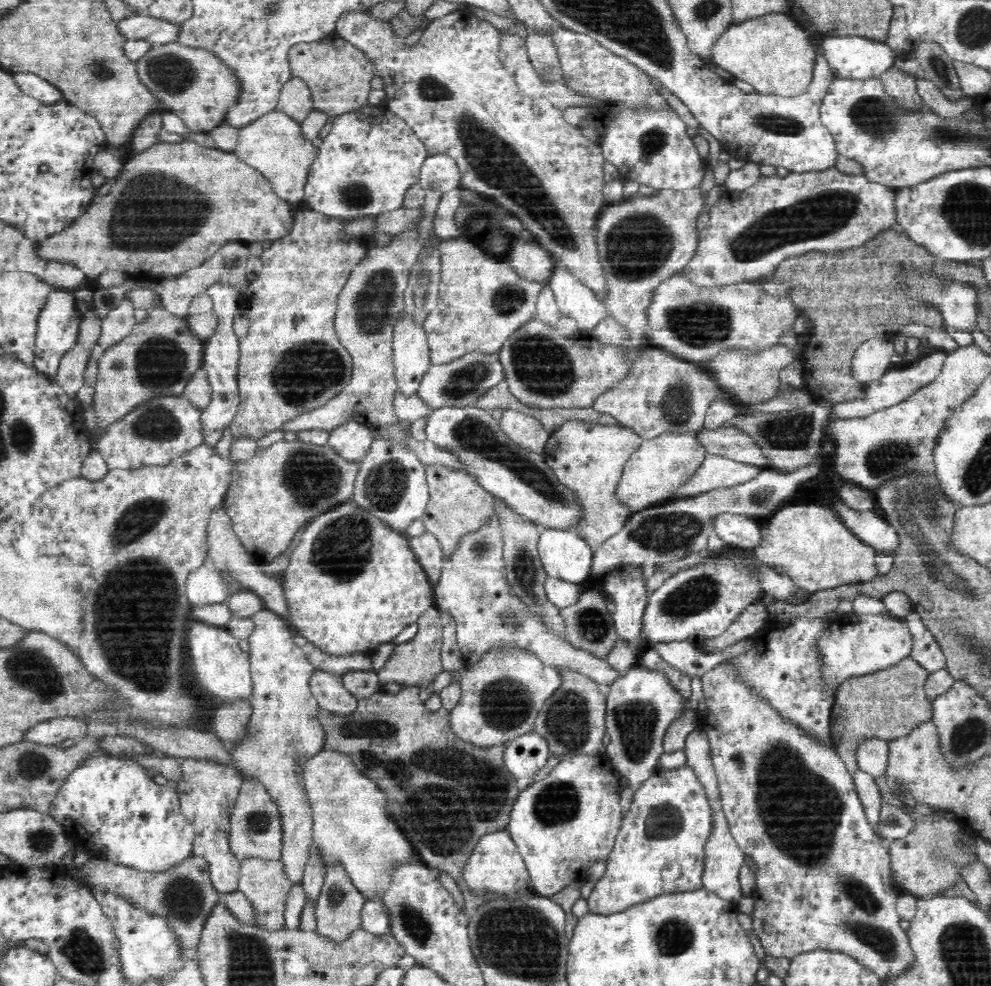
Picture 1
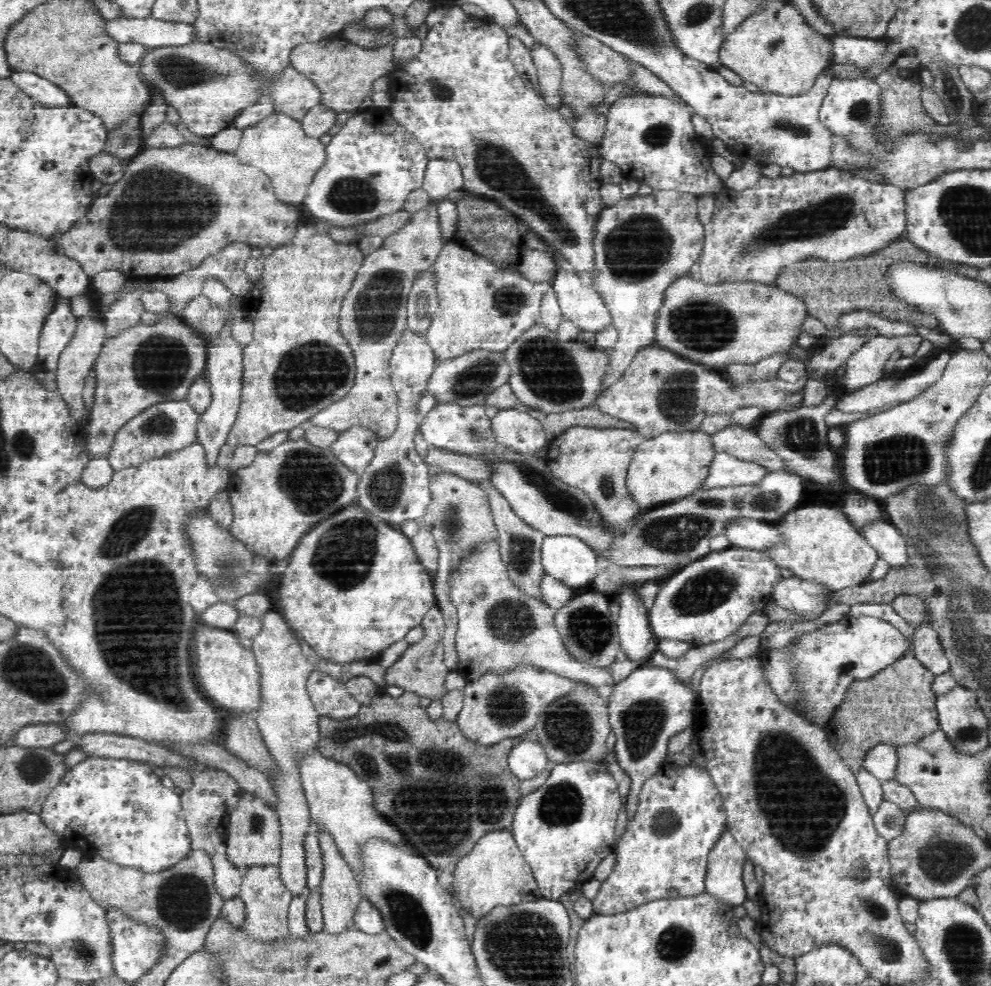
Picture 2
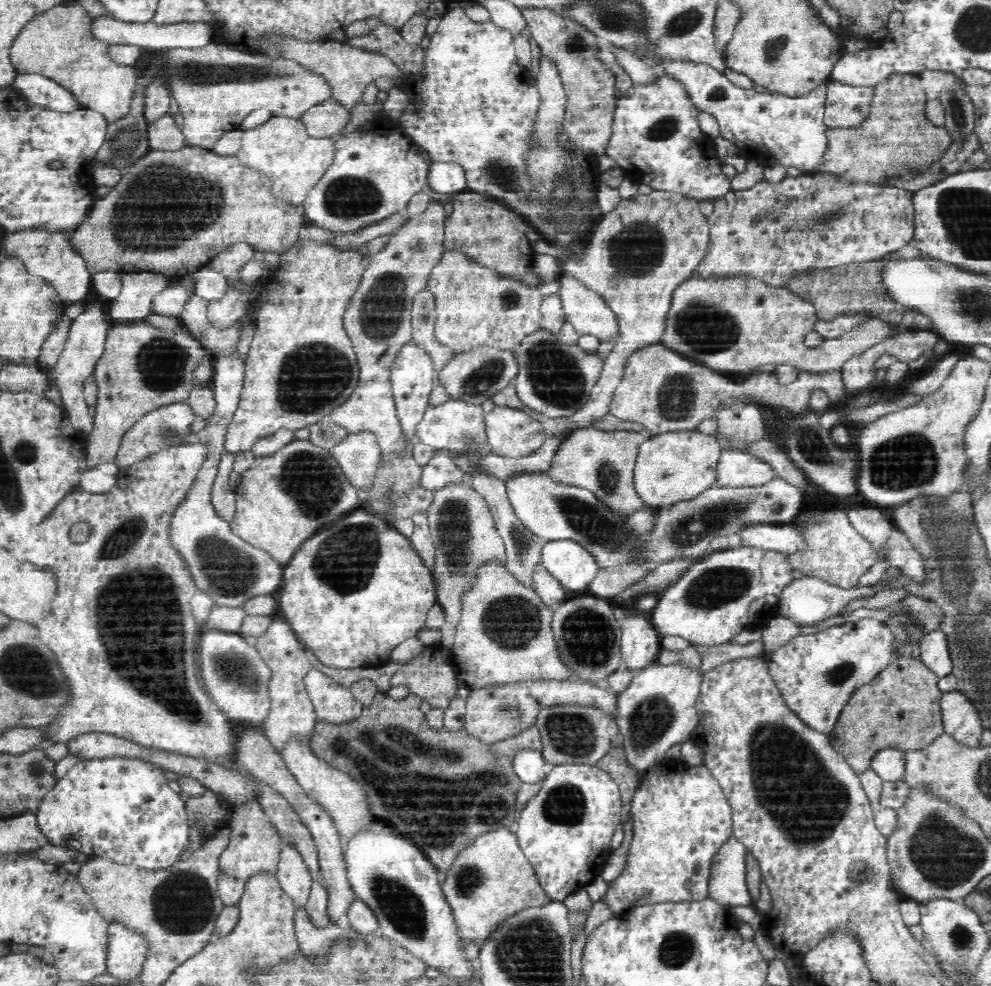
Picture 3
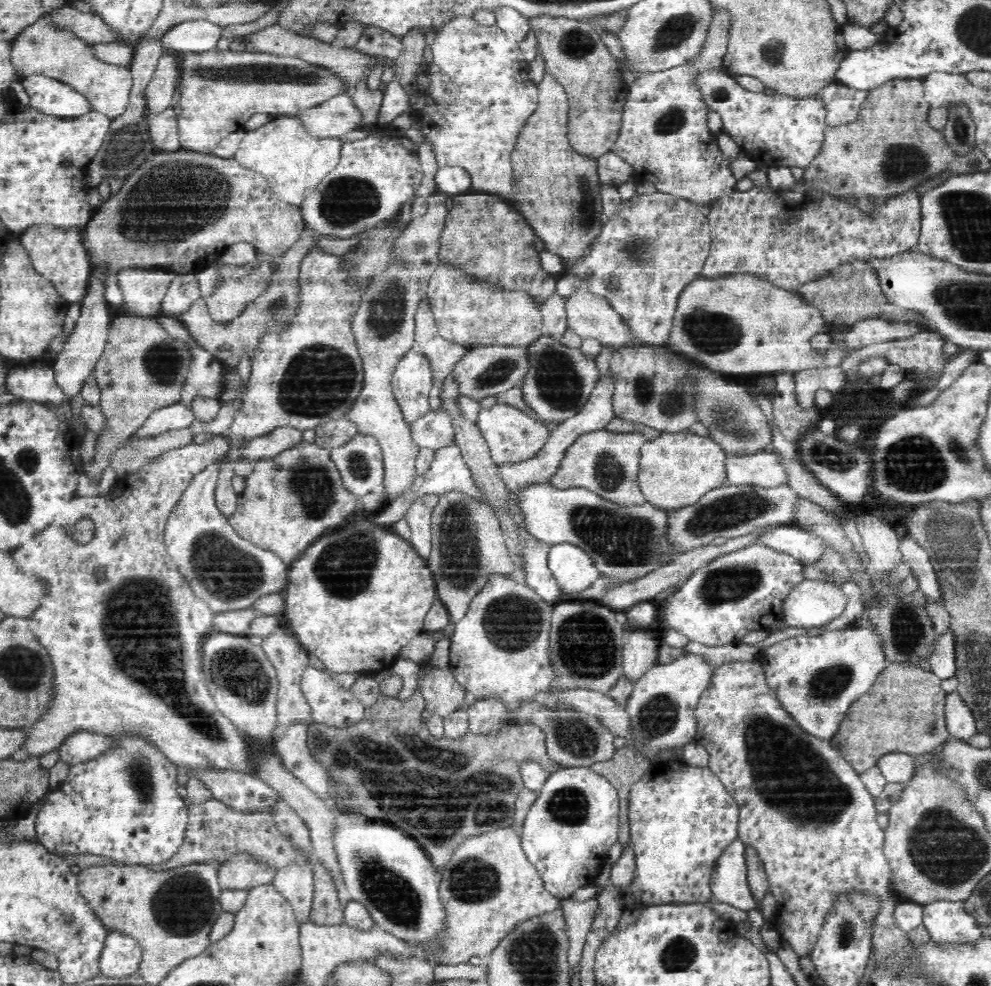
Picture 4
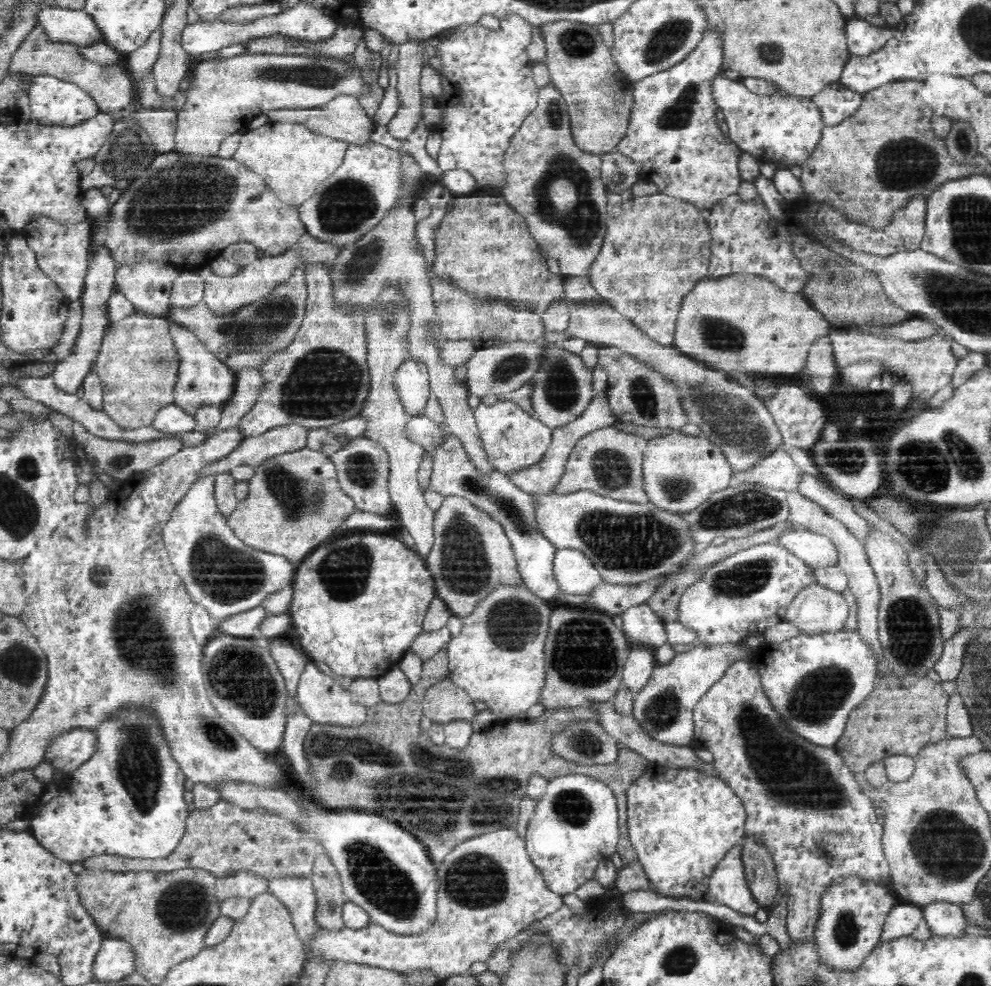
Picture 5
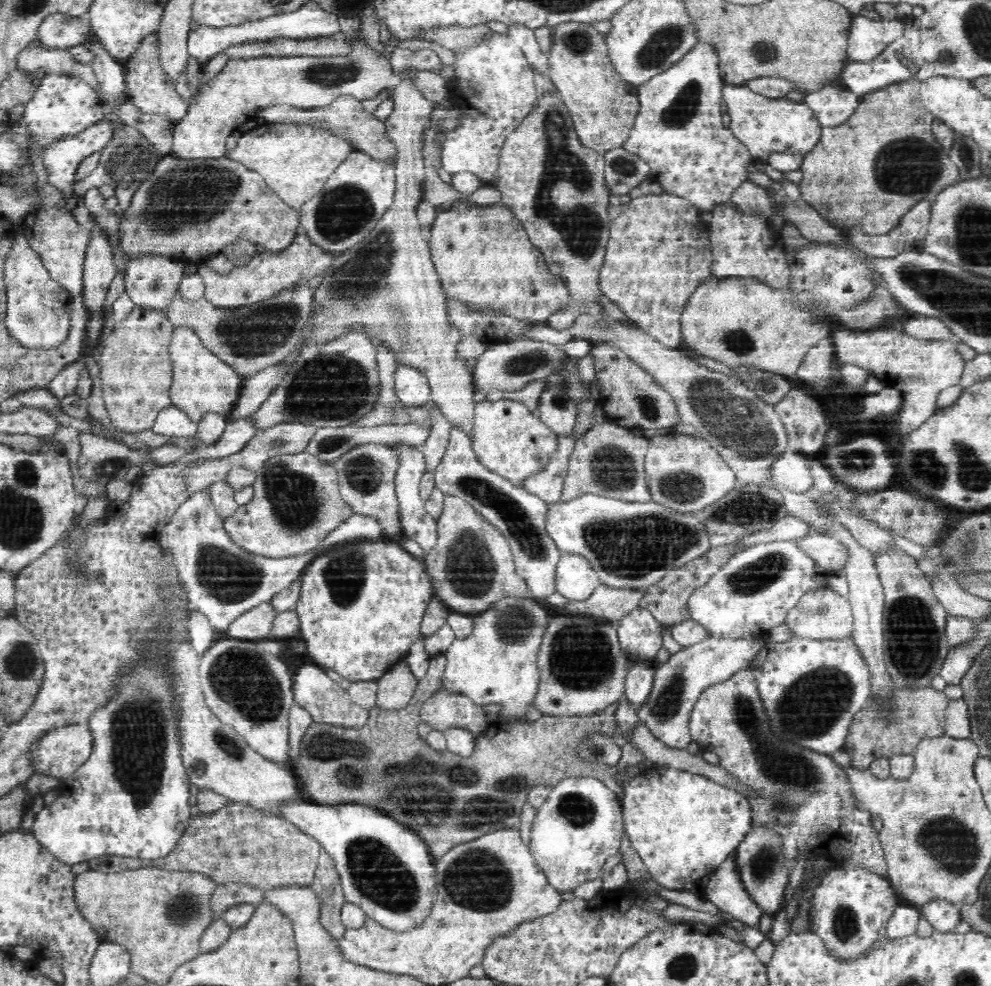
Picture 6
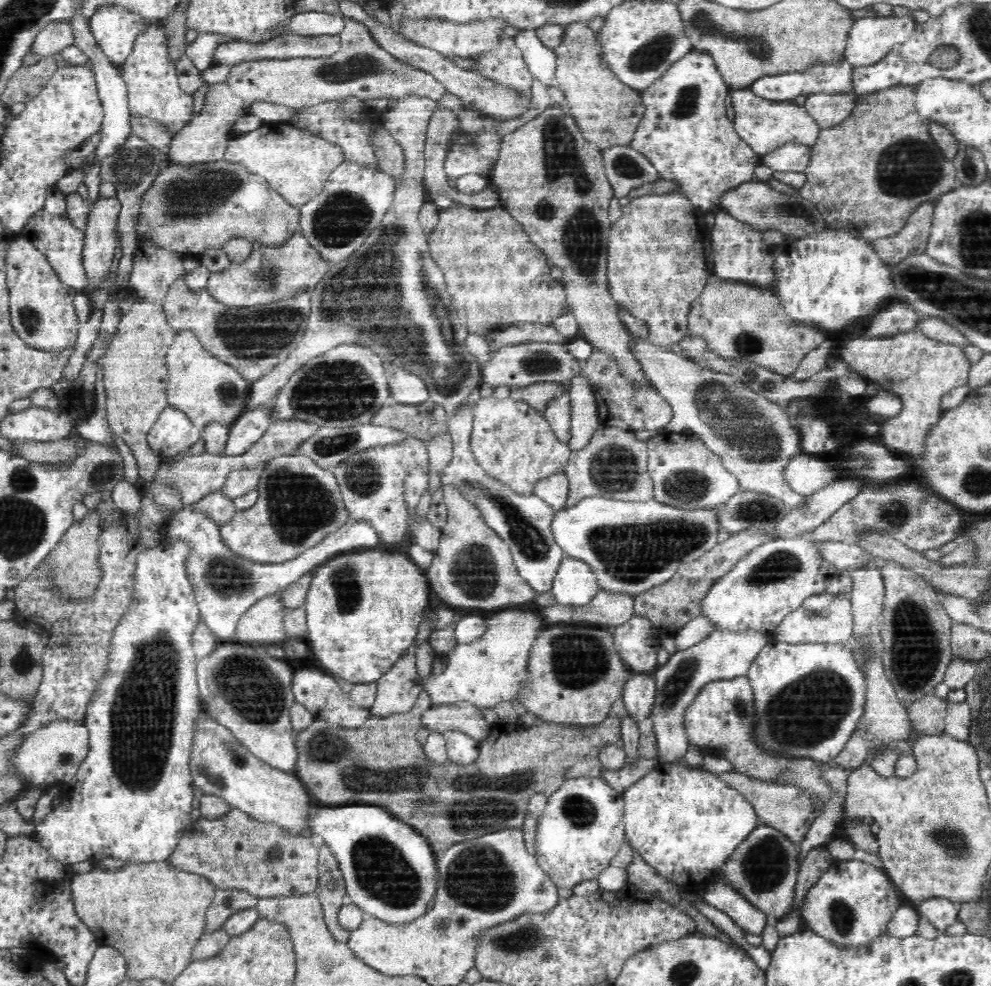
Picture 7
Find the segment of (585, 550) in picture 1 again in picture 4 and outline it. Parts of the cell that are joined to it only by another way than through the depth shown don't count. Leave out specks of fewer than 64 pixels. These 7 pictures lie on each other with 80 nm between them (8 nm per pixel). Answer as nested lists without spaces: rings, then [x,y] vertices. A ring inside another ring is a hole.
[[[572,544],[552,545],[547,563],[562,592],[568,594],[586,591],[601,575],[592,558]]]

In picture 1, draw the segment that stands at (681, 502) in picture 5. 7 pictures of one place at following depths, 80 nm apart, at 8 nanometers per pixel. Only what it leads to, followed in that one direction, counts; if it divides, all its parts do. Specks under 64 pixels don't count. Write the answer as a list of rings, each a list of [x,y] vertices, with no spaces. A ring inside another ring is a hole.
[[[664,433],[643,440],[625,464],[616,498],[633,513],[656,506],[660,501],[678,496],[680,488],[696,476],[708,452],[698,439],[698,433]]]

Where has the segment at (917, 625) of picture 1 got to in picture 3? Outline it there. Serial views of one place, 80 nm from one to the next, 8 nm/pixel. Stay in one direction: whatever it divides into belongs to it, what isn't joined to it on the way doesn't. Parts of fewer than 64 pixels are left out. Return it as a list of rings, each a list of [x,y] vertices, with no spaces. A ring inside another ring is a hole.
[[[940,629],[928,631],[919,642],[921,661],[939,677],[948,676],[953,669],[946,635]]]

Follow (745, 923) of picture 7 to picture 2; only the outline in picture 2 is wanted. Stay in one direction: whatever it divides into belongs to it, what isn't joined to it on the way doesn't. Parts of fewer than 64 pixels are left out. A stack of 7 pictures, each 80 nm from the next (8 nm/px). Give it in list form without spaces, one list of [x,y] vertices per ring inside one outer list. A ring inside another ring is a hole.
[[[726,830],[707,856],[705,891],[730,905],[740,905],[747,898],[743,868],[747,861],[744,849]]]

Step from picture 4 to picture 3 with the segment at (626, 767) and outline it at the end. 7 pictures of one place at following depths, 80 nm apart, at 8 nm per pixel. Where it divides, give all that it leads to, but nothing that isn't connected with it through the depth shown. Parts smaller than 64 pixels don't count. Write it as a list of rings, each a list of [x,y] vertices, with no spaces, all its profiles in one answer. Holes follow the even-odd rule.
[[[611,748],[596,764],[619,786],[622,801],[620,823],[625,826],[631,820],[631,802],[641,775],[626,762],[623,748]]]

